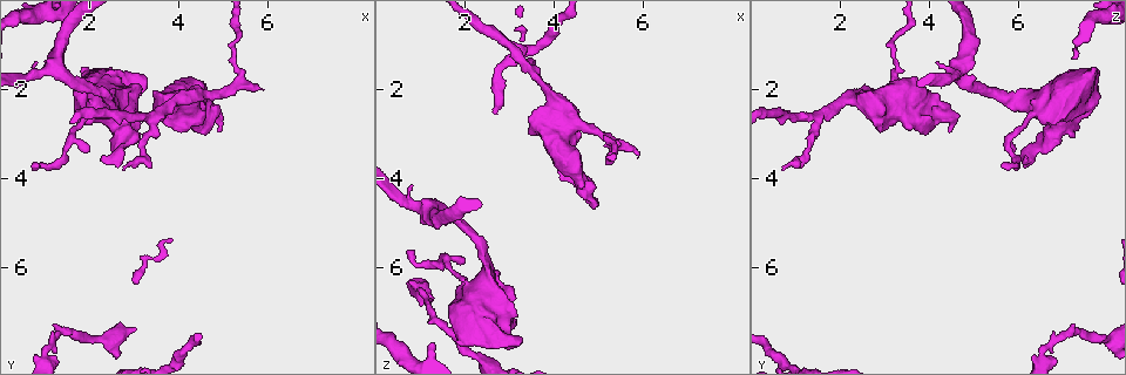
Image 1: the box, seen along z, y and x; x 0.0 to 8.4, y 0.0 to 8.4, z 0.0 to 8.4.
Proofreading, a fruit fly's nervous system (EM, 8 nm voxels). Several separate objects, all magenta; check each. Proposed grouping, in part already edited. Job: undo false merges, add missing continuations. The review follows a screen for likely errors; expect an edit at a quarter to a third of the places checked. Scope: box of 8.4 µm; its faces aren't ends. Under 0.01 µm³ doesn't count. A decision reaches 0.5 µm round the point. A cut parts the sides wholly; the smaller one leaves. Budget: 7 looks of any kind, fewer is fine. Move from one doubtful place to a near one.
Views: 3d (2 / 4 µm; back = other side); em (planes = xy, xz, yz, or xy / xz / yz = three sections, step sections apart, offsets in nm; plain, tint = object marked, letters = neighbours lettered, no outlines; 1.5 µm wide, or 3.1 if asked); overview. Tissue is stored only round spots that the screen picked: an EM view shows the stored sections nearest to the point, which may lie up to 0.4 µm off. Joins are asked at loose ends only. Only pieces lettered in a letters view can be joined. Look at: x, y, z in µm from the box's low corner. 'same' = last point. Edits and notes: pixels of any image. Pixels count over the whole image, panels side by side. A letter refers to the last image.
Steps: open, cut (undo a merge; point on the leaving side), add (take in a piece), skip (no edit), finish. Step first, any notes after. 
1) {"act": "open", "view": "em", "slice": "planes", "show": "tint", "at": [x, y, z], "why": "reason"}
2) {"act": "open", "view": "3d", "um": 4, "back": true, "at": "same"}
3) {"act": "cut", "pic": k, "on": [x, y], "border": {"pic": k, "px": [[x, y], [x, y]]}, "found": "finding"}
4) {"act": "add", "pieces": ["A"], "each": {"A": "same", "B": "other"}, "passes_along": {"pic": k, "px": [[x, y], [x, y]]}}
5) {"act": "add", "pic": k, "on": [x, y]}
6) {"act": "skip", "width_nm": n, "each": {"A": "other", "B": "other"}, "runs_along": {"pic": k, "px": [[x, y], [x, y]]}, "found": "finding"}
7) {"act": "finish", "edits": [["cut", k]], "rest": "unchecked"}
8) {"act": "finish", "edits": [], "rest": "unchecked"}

{"act": "open", "view": "3d", "um": 4, "back": true, "at": [5.85, 2.05, 3.45], "why": "branch stops here"}

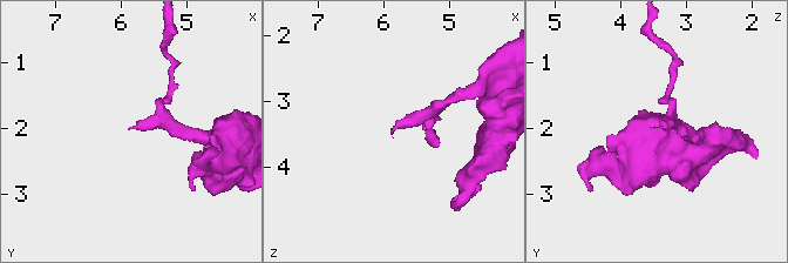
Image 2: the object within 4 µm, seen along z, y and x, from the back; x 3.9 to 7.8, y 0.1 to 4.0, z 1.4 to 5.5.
{"act": "open", "view": "em", "slice": "planes", "show": "letters", "at": [5.90, 1.95, 3.50], "why": "shape alone is not enough"}

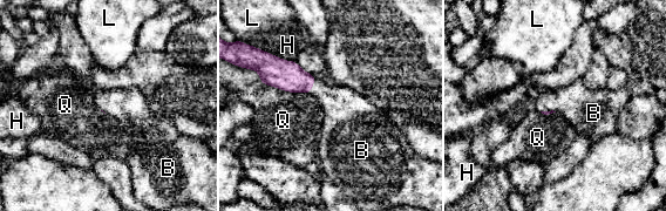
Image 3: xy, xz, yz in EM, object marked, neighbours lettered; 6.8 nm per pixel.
{"act": "add", "pieces": ["B"], "each": {"B": "same", "H": "other", "L": "other", "Q": "other"}, "passes_along": {"pic": 3, "px": [[286, 75], [312, 86], [342, 106]]}, "found": "it goes on there"}

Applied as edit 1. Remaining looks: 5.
{"act": "open", "view": "overview"}

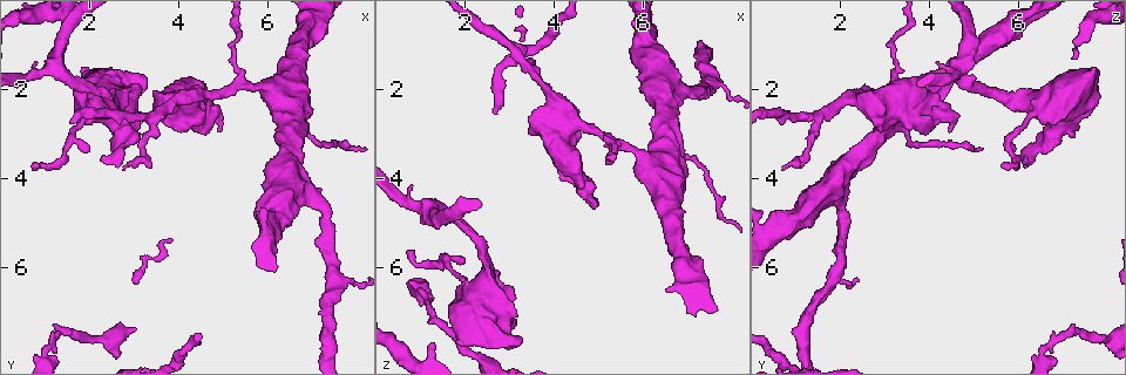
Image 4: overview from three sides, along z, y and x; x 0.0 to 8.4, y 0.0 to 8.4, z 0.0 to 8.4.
{"act": "open", "view": "em", "slice": "xz", "step": 8, "show": "letters", "at": [1.05, 7.90, 6.55]}

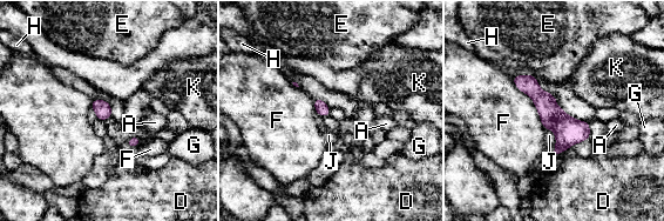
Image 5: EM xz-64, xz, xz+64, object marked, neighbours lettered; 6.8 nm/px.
{"act": "open", "view": "em", "slice": "planes", "show": "letters", "at": "same", "why": "cut it another way"}

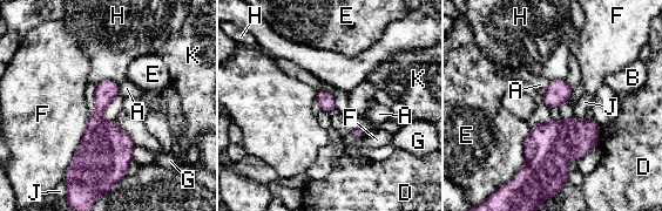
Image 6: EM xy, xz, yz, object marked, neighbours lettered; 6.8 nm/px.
{"act": "skip", "each": {"A": "other", "B": "other", "D": "other", "E": "other", "F": "other", "G": "other", "H": "other", "J": "other", "K": "other"}, "border": {"pic": 6, "px": [[549, 82], [541, 94]]}, "found": "one neuron here"}

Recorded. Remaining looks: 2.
{"act": "finish", "edits": [["add", 3]], "rest": "unchecked"}

